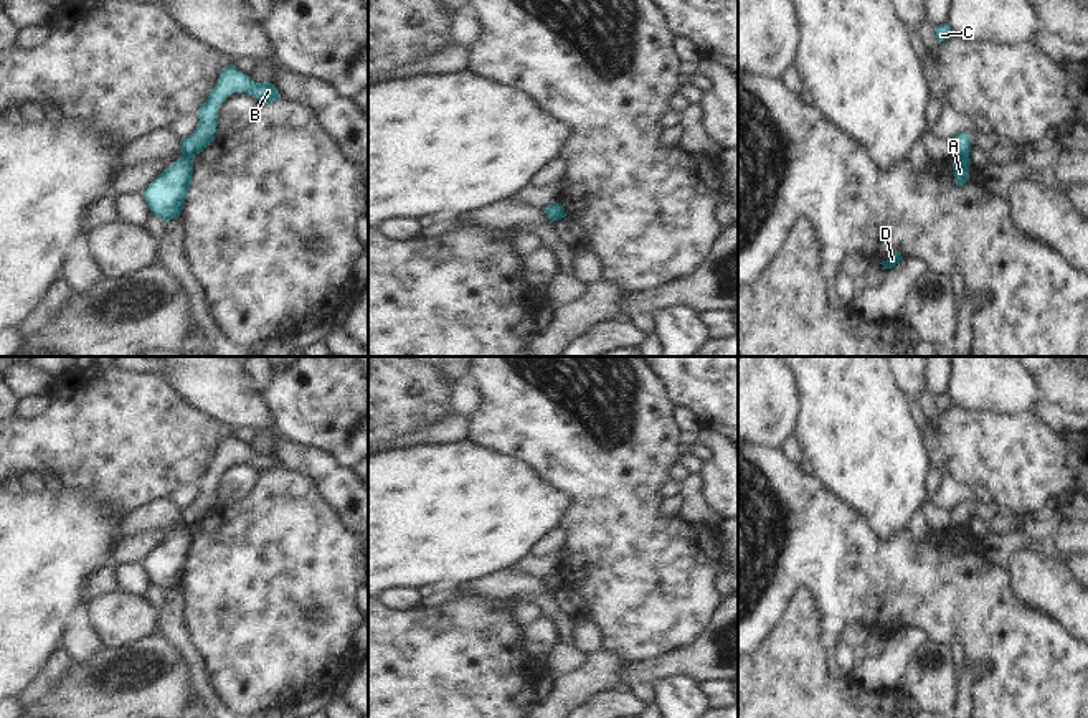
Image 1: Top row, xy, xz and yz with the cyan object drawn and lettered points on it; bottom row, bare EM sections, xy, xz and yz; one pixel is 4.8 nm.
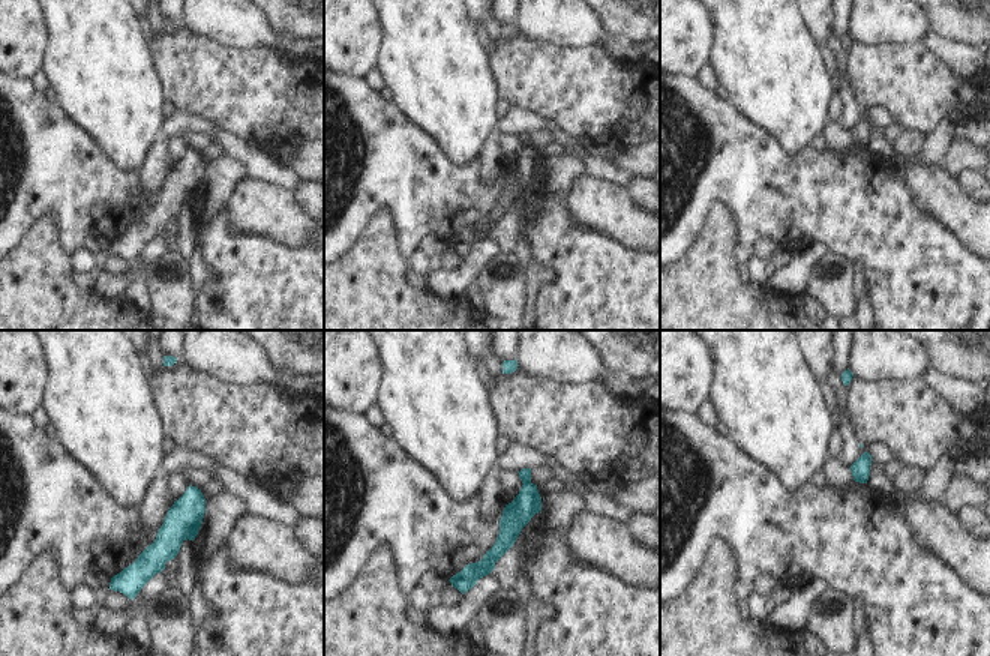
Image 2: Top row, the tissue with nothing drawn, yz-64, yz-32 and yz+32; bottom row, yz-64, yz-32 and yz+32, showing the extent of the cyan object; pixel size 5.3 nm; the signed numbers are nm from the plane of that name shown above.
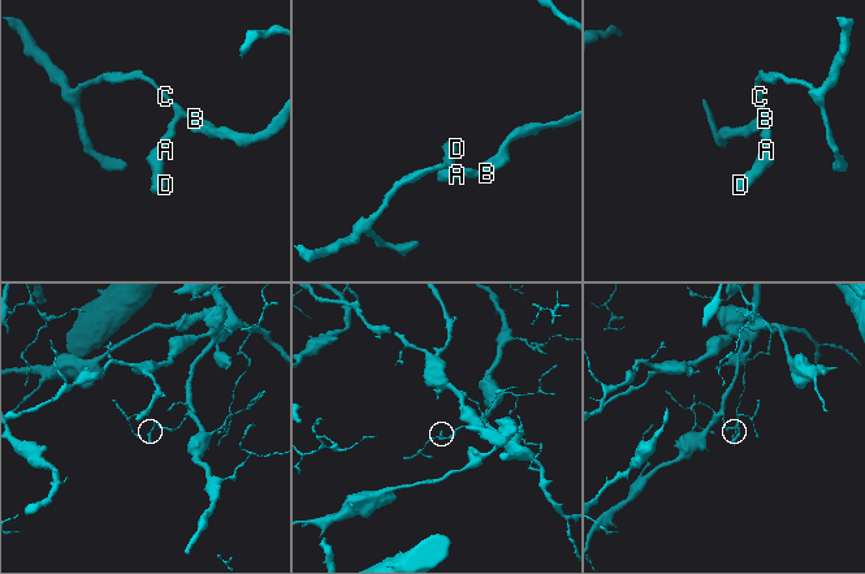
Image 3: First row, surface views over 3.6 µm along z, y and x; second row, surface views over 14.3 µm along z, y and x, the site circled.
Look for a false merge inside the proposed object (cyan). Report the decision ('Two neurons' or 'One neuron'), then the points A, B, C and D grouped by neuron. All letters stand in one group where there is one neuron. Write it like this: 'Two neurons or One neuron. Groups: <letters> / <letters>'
Two neurons. Groups: A D / B C

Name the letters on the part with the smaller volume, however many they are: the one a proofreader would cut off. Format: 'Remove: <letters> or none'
Remove: A, D

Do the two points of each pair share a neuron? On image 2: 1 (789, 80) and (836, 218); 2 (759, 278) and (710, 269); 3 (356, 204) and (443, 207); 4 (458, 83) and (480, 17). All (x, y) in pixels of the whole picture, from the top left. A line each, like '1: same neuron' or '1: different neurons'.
1: different neurons
2: different neurons
3: same neuron
4: different neurons

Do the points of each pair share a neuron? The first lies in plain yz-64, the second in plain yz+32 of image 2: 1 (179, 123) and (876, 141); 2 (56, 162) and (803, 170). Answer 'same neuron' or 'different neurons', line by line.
1: different neurons
2: same neuron

